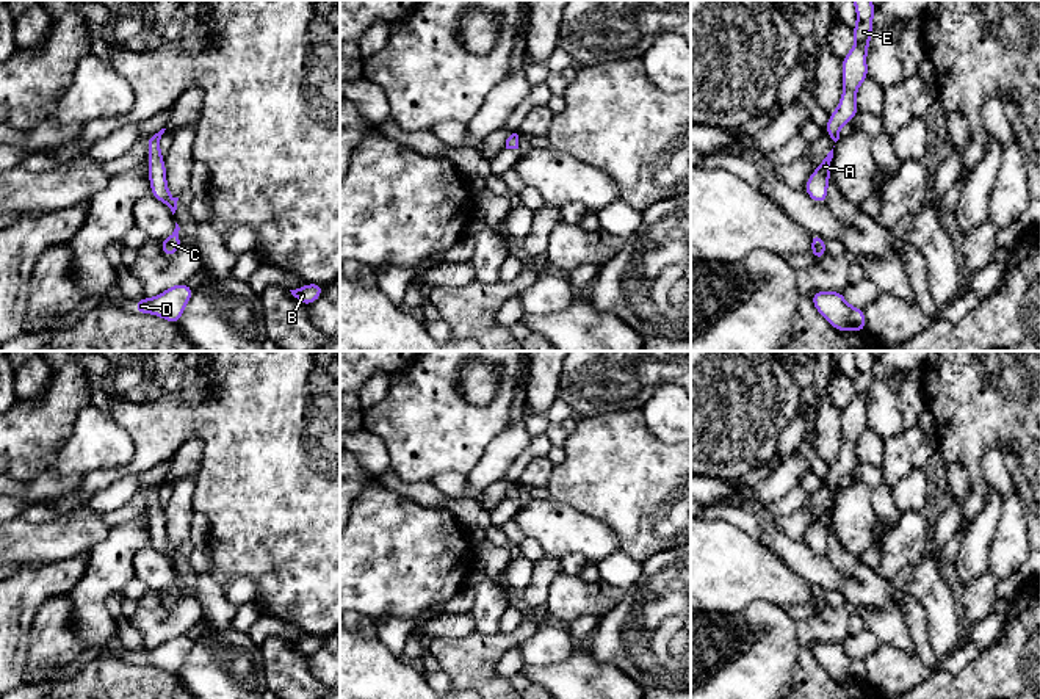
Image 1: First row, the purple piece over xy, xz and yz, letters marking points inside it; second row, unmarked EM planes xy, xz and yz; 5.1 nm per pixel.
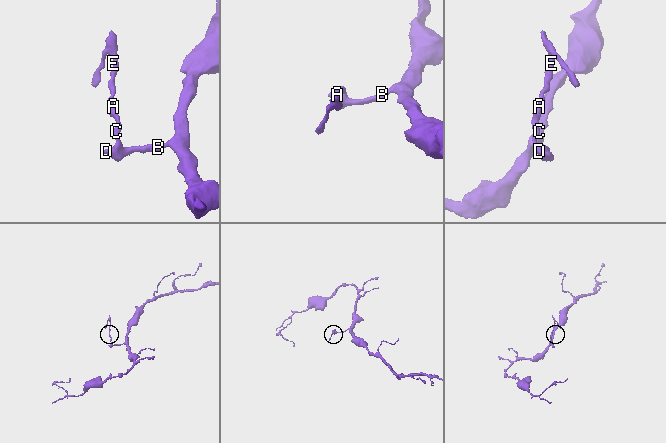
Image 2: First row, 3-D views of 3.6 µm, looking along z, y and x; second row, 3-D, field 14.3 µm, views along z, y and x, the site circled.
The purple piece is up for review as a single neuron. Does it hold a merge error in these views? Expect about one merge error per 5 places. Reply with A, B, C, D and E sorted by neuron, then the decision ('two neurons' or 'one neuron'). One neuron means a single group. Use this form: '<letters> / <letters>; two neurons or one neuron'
A B C D E; one neuron

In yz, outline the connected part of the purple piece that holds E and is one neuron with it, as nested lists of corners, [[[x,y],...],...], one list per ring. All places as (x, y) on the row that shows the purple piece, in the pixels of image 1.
[[[852,0],[857,11],[857,24],[852,27],[855,34],[855,44],[852,50],[843,56],[843,94],[840,107],[829,116],[827,133],[835,143],[840,139],[840,129],[843,124],[850,122],[858,110],[855,96],[858,86],[868,78],[866,53],[869,49],[869,39],[872,33],[872,19],[876,6],[871,0]]]

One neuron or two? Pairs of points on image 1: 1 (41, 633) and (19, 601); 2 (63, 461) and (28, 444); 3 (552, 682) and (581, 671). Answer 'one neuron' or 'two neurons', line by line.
1: two neurons
2: two neurons
3: one neuron

